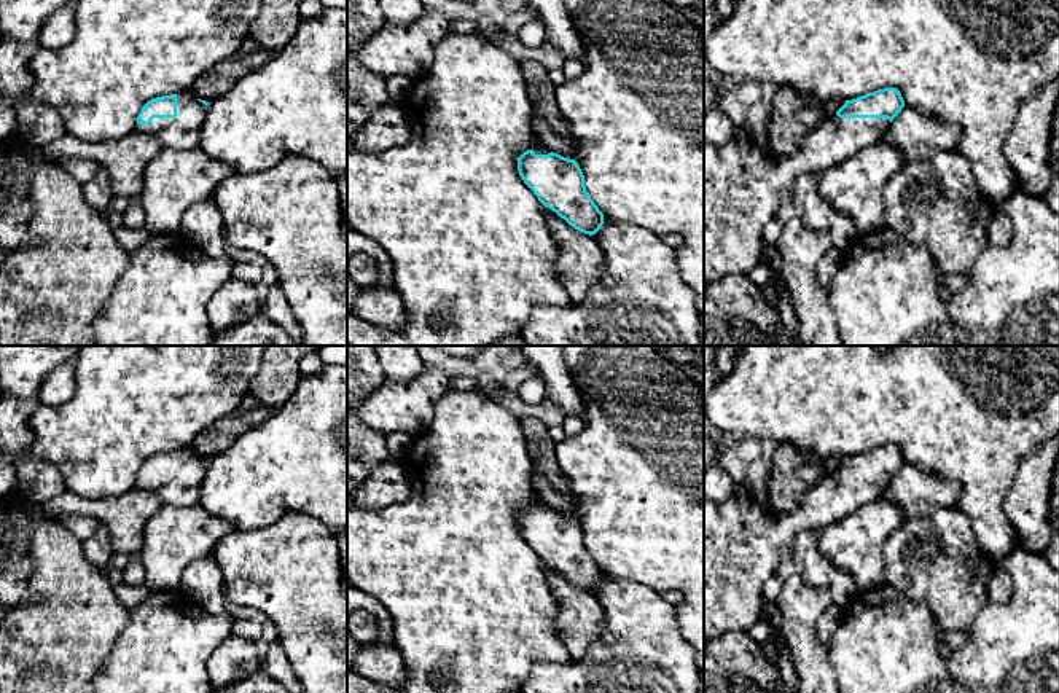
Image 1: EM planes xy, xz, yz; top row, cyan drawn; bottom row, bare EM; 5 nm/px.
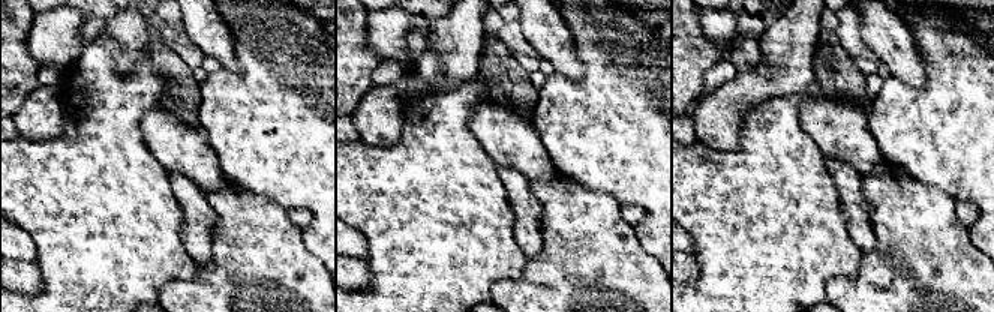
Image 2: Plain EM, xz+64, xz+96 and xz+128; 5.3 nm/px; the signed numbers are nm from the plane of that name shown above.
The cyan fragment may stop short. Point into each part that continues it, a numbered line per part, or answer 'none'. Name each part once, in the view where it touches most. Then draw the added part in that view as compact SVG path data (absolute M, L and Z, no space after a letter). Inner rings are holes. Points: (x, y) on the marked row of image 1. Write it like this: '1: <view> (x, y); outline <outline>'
1: xy (182, 133); outline M191 91L177 94L175 118L153 118L150 124L137 124L134 132L156 137L164 148L191 150L199 145L199 134L207 115L207 105Z

